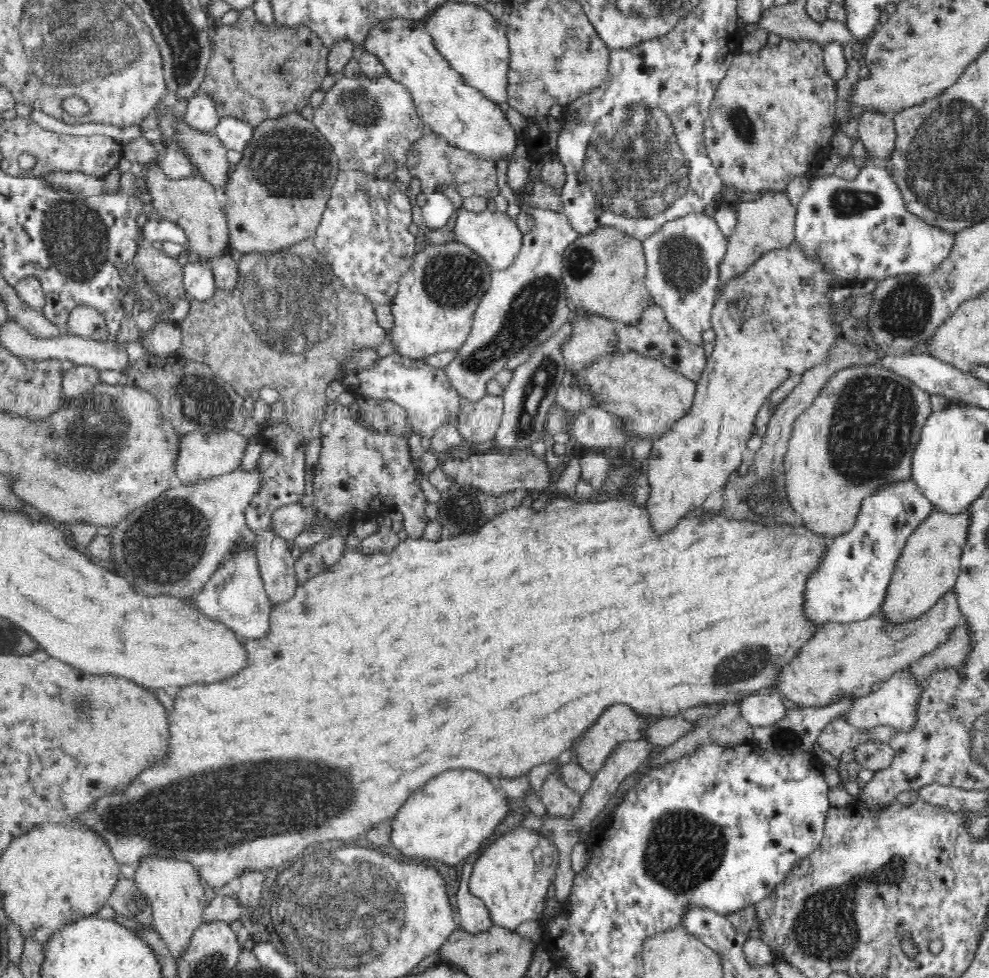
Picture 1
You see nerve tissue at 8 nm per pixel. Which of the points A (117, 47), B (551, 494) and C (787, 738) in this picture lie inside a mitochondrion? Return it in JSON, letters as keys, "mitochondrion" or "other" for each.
{"A":"mitochondrion","B":"other","C":"mitochondrion"}

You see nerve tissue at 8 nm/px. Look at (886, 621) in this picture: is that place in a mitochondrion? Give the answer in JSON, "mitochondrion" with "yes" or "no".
{"mitochondrion":"no"}

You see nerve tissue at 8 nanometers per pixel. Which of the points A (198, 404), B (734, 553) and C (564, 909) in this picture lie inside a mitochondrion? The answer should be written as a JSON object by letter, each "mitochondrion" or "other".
{"A":"mitochondrion","B":"other","C":"other"}

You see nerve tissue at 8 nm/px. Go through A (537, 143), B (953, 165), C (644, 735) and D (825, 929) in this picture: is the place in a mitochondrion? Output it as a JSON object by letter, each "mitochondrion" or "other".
{"A":"other","B":"mitochondrion","C":"other","D":"mitochondrion"}

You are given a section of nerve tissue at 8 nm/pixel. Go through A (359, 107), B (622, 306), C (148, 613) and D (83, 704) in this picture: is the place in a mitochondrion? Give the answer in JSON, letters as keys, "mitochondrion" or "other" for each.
{"A":"mitochondrion","B":"other","C":"other","D":"mitochondrion"}

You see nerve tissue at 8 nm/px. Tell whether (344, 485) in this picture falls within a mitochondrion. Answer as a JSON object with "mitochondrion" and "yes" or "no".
{"mitochondrion":"no"}

